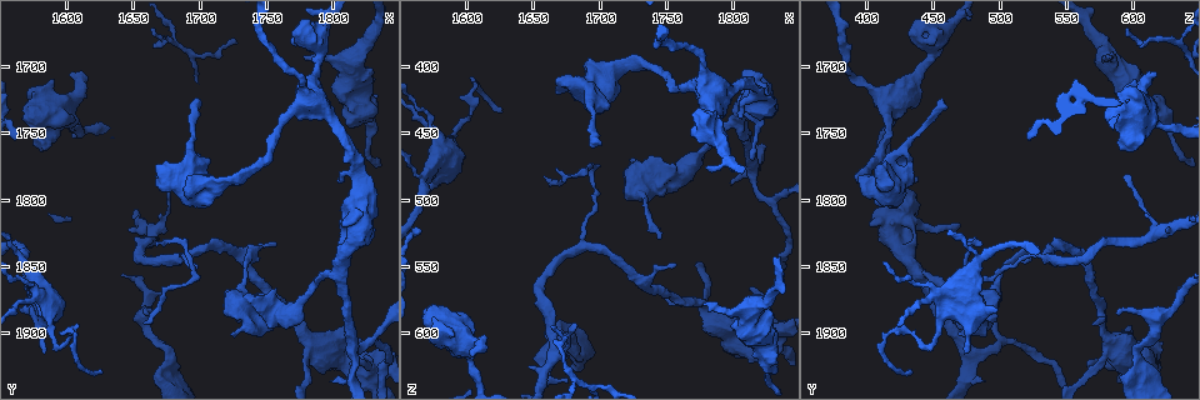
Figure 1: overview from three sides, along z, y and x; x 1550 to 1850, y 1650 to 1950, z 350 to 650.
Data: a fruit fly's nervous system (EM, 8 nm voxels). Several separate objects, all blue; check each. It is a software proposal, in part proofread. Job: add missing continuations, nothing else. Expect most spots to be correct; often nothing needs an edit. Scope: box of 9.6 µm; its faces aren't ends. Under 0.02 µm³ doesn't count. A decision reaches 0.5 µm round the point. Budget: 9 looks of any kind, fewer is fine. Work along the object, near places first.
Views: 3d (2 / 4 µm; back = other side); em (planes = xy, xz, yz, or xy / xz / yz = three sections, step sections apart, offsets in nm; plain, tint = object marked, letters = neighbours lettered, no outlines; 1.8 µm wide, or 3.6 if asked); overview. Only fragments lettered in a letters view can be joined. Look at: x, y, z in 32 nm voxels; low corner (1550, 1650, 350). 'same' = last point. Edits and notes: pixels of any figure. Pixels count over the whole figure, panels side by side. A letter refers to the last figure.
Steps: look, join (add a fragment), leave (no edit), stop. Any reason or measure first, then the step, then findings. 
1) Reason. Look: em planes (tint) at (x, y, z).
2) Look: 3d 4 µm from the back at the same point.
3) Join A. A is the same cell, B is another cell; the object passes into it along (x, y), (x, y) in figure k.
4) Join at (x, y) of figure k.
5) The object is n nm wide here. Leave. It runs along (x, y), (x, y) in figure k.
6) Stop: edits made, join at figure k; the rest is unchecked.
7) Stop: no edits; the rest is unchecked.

Tapers out. Look: em planes (letters) at (1746, 1836, 530).

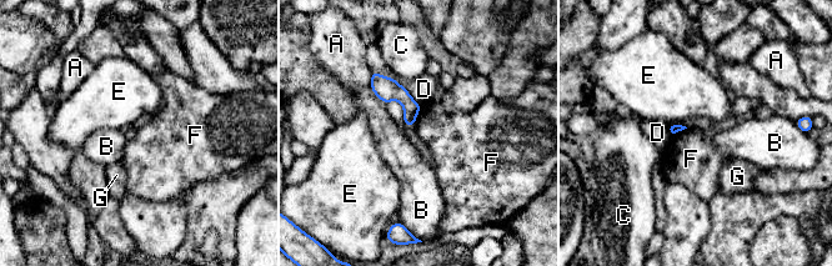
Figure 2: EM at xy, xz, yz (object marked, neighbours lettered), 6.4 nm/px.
Leave. A, B, C, D, E, F and G are other cells; none of them fits.

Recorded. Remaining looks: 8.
Free end. Look: 3d 2 µm at (1778, 1692, 578).

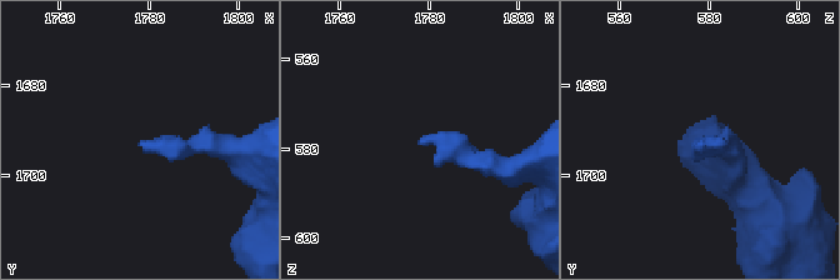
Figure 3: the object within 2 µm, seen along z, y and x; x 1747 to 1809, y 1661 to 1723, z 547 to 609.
Look: em planes (letters) at (1779, 1692, 578).

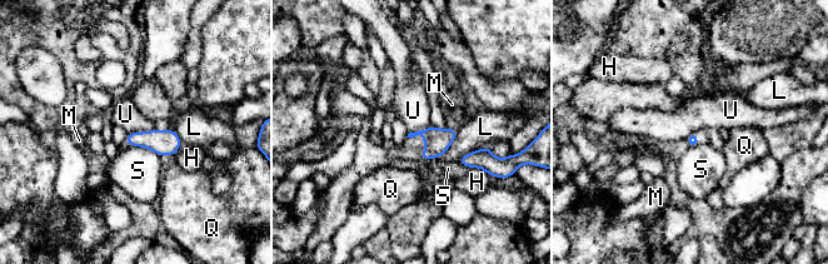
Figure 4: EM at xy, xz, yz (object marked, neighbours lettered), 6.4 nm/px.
Leave. H, L, M, Q, S and U are other cells; a border runs along (154, 128), (128, 134) in figure 4; none of them fits.

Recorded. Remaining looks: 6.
Branch stops here. Look: 3d 2 µm at (1606, 1704, 616).

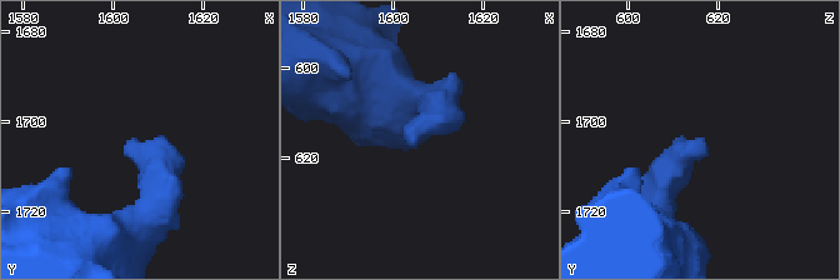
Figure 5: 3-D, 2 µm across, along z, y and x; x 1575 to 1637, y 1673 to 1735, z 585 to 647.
Look: em xy step 8 (tint) at (1605, 1703, 617).

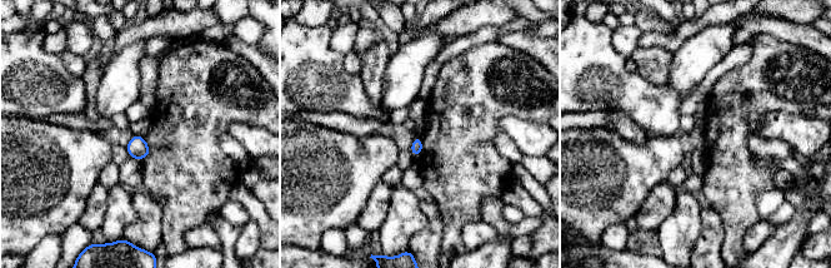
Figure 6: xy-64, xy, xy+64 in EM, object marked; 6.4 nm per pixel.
Look: em xy step 8 (letters) at the same point.

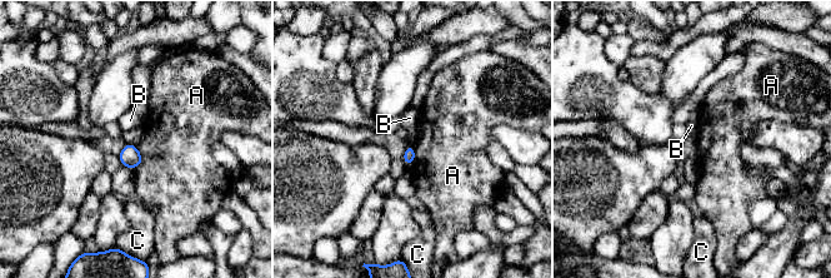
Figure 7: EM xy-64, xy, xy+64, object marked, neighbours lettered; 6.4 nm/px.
Leave. A, B and C are other cells; a border runs along (138, 147), (141, 162), (134, 169) in figure 7; no lettered fragment goes on from it.

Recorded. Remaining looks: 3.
Look: em planes (letters) at (1662, 1884, 590).

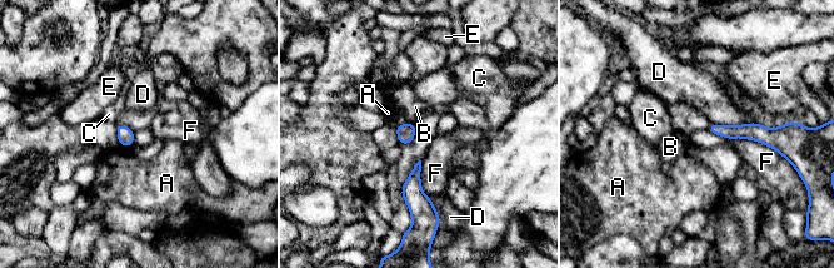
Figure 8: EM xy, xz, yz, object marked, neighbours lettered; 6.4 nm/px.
The longest contact is with F, 380 nm. Leave. A, B, C, D, E and F are other cells; no lettered fragment goes on from it.

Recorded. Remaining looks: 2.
Stop: no edits; the rest is unchecked.

